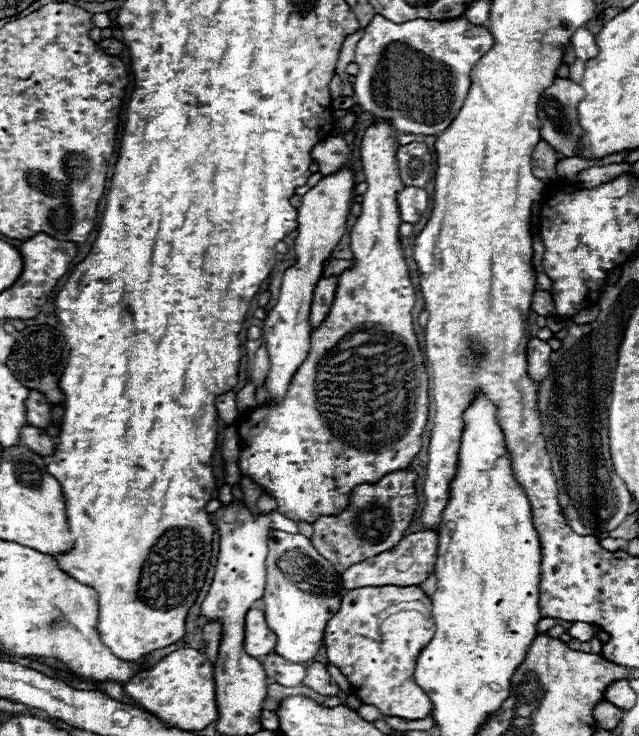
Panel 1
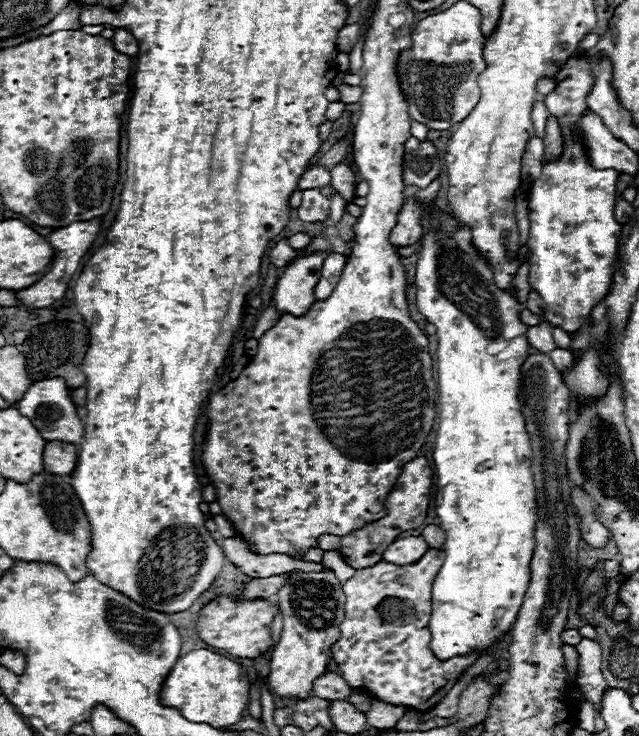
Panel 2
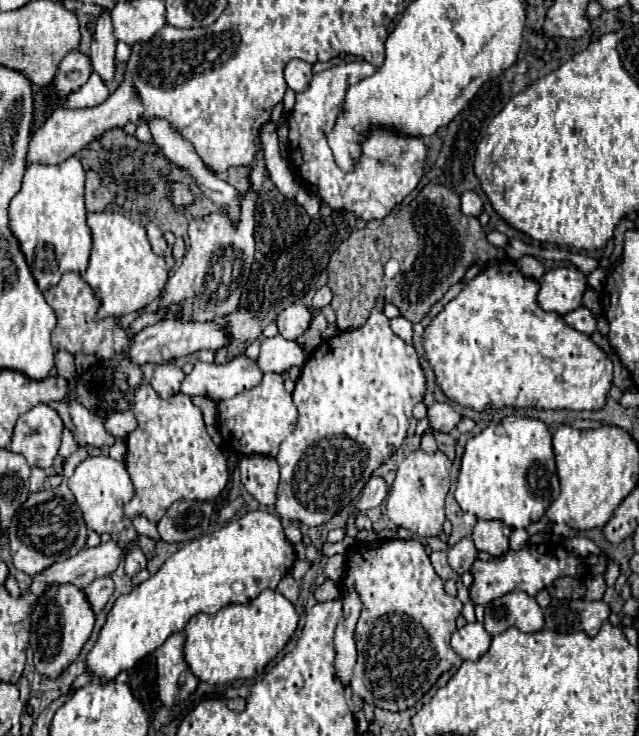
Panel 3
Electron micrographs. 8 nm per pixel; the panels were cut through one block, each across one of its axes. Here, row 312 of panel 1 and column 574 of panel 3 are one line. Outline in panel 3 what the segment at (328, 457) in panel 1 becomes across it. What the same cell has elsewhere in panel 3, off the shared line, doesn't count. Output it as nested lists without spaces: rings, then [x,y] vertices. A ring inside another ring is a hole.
[[[502,258],[502,260],[494,260],[492,264],[486,264],[482,268],[482,272],[478,276],[474,276],[460,292],[454,300],[450,300],[436,316],[434,320],[424,328],[424,334],[422,334],[422,346],[424,346],[424,358],[428,360],[428,364],[432,366],[434,370],[434,378],[436,378],[436,386],[446,394],[448,400],[452,400],[454,404],[460,404],[460,406],[466,406],[466,408],[472,408],[472,410],[478,410],[478,412],[484,412],[488,408],[496,410],[496,408],[538,408],[538,410],[602,410],[604,404],[606,404],[606,398],[608,398],[608,392],[610,392],[610,386],[612,386],[612,360],[608,358],[608,354],[596,346],[596,342],[592,340],[592,336],[588,334],[582,334],[574,328],[570,328],[562,316],[558,316],[558,312],[544,312],[536,300],[538,296],[538,282],[534,278],[528,278],[524,276],[516,262],[510,260],[510,258]]]

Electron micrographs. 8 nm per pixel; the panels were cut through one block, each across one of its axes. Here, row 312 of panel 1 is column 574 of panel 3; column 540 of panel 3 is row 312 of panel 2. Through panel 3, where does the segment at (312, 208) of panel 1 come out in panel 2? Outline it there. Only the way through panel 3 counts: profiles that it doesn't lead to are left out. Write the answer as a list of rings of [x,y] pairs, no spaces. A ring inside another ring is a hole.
[[[304,252],[288,262],[274,288],[274,306],[280,316],[304,316],[310,310],[316,302],[314,288],[320,280],[324,258],[328,258],[328,252]]]

